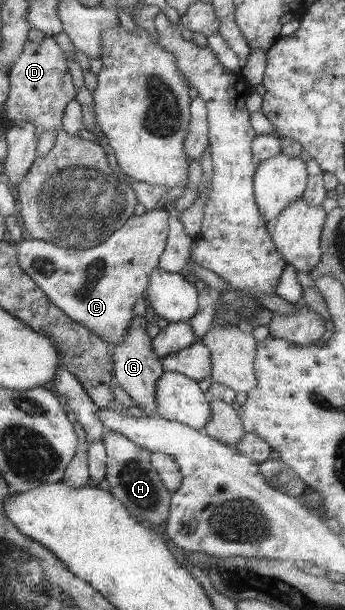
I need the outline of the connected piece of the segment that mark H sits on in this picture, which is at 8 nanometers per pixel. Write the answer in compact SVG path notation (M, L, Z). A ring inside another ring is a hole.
M107 429L104 430L102 440L105 446L104 479L108 481L109 491L144 528L154 528L162 533L169 516L172 494L163 484L157 470L150 464L151 452L134 444L125 436Z

